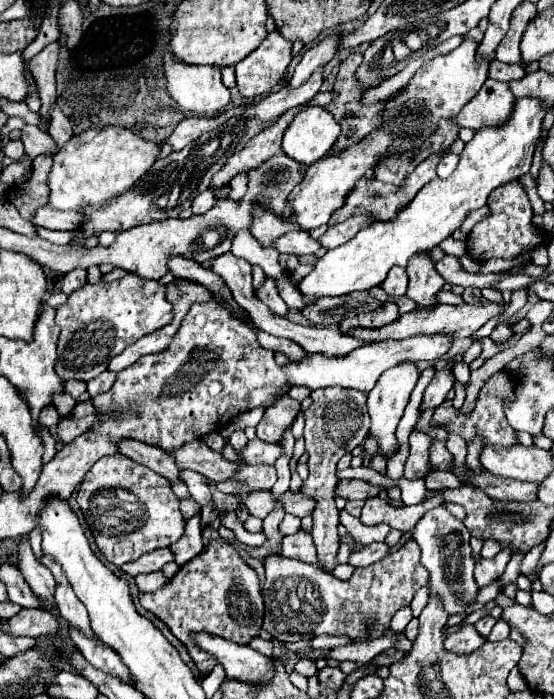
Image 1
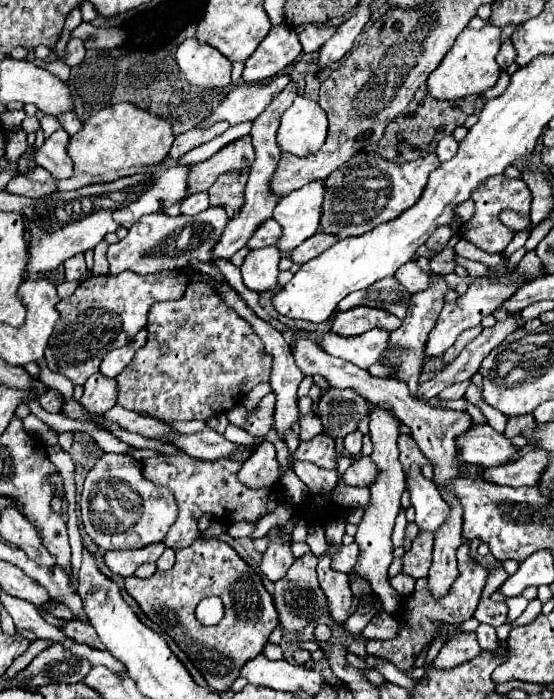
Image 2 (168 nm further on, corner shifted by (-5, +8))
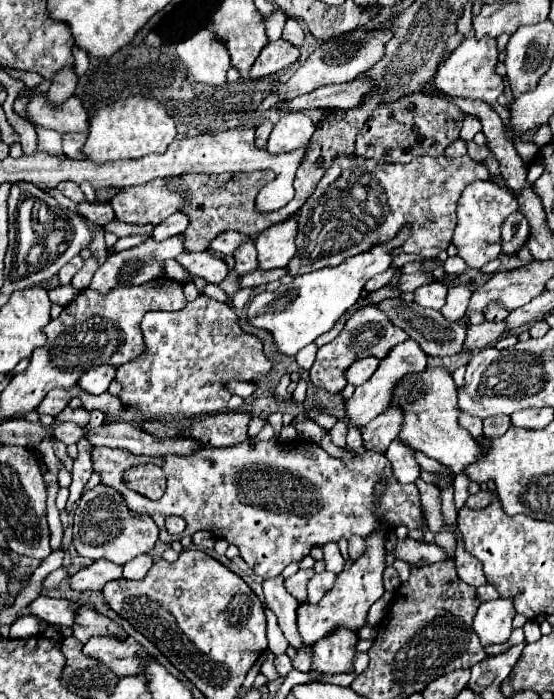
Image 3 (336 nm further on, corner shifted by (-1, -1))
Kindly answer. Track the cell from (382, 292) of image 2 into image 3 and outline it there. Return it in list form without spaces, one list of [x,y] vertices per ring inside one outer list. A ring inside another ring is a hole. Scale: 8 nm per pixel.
[[[387,298],[387,300],[383,300],[383,304],[375,304],[375,306],[383,308],[387,318],[395,326],[403,328],[423,348],[425,354],[429,354],[429,356],[453,356],[453,354],[459,354],[463,350],[463,340],[465,340],[465,332],[467,332],[465,326],[461,326],[457,322],[449,322],[437,310],[419,306],[417,302],[405,302],[403,298]]]

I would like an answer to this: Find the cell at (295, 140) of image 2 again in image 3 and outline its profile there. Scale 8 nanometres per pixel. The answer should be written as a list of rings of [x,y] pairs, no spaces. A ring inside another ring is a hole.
[[[303,112],[285,114],[273,128],[267,144],[267,152],[281,154],[281,152],[295,152],[309,144],[315,132],[315,124]]]

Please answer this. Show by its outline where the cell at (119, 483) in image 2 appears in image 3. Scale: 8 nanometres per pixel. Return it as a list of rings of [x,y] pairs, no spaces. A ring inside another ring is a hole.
[[[97,484],[91,490],[85,490],[79,502],[75,504],[73,514],[73,544],[75,550],[91,560],[107,558],[115,564],[127,564],[135,556],[147,554],[153,550],[159,540],[159,528],[147,514],[135,514],[127,508],[123,496],[105,484]]]

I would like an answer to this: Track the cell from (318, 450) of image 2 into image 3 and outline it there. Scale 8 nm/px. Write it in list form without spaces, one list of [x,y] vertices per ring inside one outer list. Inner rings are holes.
[[[245,440],[245,442],[241,442],[241,444],[237,444],[237,446],[229,446],[229,448],[213,448],[213,446],[207,446],[207,448],[201,448],[199,452],[195,452],[195,454],[191,454],[191,456],[163,456],[163,458],[133,456],[133,454],[127,454],[125,450],[117,450],[117,448],[93,448],[93,468],[95,468],[95,472],[101,474],[101,482],[103,482],[103,484],[107,484],[107,486],[119,490],[119,492],[125,496],[127,506],[129,506],[133,512],[145,512],[145,514],[153,516],[155,524],[159,526],[159,540],[161,540],[161,542],[171,544],[173,540],[179,540],[181,536],[193,536],[193,534],[199,532],[199,530],[211,530],[215,536],[223,536],[229,544],[235,544],[235,546],[239,548],[239,552],[241,552],[241,558],[249,564],[249,568],[251,568],[255,574],[267,576],[267,578],[279,576],[287,564],[299,562],[305,554],[309,554],[309,550],[311,550],[313,546],[323,546],[323,544],[327,544],[327,542],[331,542],[331,540],[333,540],[333,542],[339,542],[339,538],[343,538],[343,536],[345,536],[345,538],[351,538],[353,534],[365,538],[365,536],[369,536],[373,530],[377,530],[377,528],[381,526],[381,522],[387,524],[387,530],[393,530],[397,524],[405,524],[407,528],[421,528],[421,504],[419,504],[417,486],[415,486],[415,484],[401,486],[401,484],[393,478],[393,474],[391,474],[391,464],[389,464],[389,460],[385,458],[385,454],[381,454],[381,452],[371,452],[371,450],[367,450],[363,456],[355,456],[351,462],[341,462],[341,460],[337,460],[337,458],[331,458],[319,444],[313,444],[313,442],[307,442],[307,440],[293,440],[293,442],[287,442],[287,444],[275,442],[275,440],[251,444],[249,440]],[[137,464],[157,464],[157,466],[165,472],[165,476],[167,476],[167,490],[165,490],[165,494],[163,494],[159,500],[147,500],[145,496],[139,496],[137,492],[133,492],[133,490],[127,488],[127,484],[125,484],[125,480],[123,480],[123,474],[125,474],[125,470],[129,470],[131,466],[137,466]],[[381,476],[387,478],[387,490],[385,490],[385,494],[375,502],[375,500],[373,500],[373,486],[375,486],[375,482],[377,482]],[[167,516],[181,516],[181,518],[185,518],[187,528],[185,528],[185,532],[183,532],[181,536],[175,536],[175,534],[169,534],[169,532],[167,532],[167,528],[165,528],[165,518],[167,518]]]

